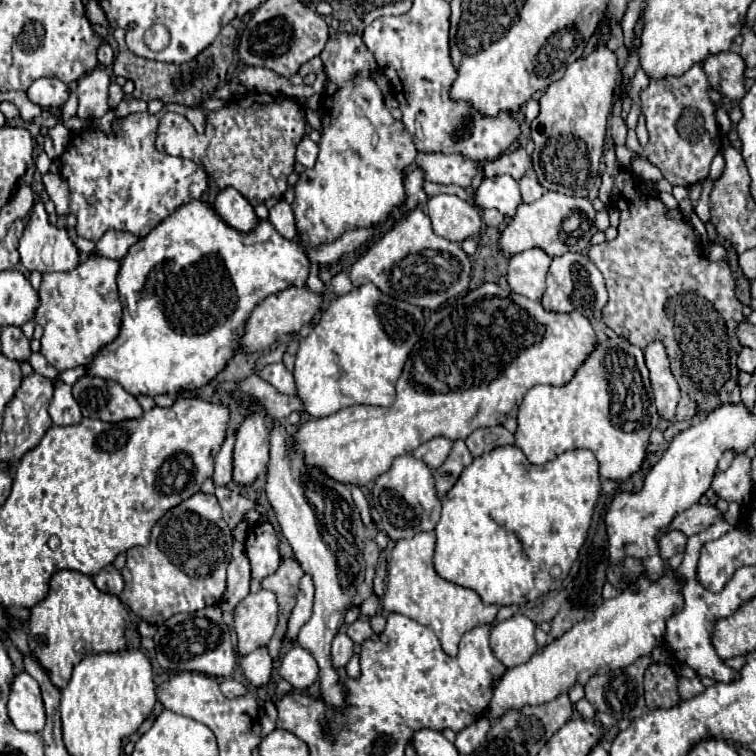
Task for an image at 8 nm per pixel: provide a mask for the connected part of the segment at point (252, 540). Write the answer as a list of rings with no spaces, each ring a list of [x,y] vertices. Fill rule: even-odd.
[[[269,521],[249,527],[245,551],[251,561],[251,577],[263,579],[277,571],[281,555],[279,555],[279,539]]]

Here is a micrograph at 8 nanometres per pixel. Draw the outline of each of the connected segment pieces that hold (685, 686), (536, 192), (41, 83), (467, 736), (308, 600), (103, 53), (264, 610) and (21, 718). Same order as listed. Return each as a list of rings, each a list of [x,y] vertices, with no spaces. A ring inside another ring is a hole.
[[[677,677],[677,691],[681,699],[691,699],[699,693],[703,693],[703,683],[699,679],[687,679],[687,677]]]
[[[523,177],[519,181],[519,185],[521,185],[523,203],[533,203],[533,201],[537,201],[545,193],[545,187],[537,179],[533,179],[533,177]]]
[[[37,79],[27,89],[27,97],[41,109],[61,107],[69,97],[69,89],[59,79]]]
[[[479,717],[473,725],[461,729],[457,733],[457,739],[455,739],[455,745],[457,745],[457,751],[463,753],[463,755],[469,755],[477,749],[477,745],[487,737],[487,731],[491,727],[491,721],[487,717]]]
[[[305,575],[301,579],[299,595],[297,595],[297,605],[295,605],[295,609],[293,609],[291,617],[289,617],[289,625],[287,625],[287,633],[285,633],[285,637],[289,641],[293,641],[293,643],[297,641],[299,629],[309,621],[309,617],[313,613],[313,591],[315,591],[313,581],[311,581],[309,575]]]
[[[101,43],[97,49],[97,57],[99,57],[99,65],[101,67],[109,67],[113,65],[113,49],[109,43]]]
[[[261,589],[259,593],[249,593],[237,607],[235,607],[235,623],[233,629],[237,633],[237,653],[243,657],[245,653],[255,651],[257,647],[263,647],[271,641],[273,631],[277,625],[277,599],[271,591]]]
[[[19,673],[11,685],[9,717],[19,731],[41,731],[45,727],[45,707],[37,681],[29,673]]]

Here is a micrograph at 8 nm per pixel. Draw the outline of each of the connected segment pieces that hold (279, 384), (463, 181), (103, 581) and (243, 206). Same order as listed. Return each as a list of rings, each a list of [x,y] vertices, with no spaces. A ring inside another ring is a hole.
[[[273,363],[273,365],[267,365],[265,369],[259,371],[259,377],[267,383],[271,383],[279,393],[285,393],[285,395],[295,395],[295,381],[293,381],[293,375],[285,369],[283,363]]]
[[[417,153],[417,167],[423,171],[423,179],[441,185],[459,185],[467,189],[477,173],[477,165],[461,155],[445,153]]]
[[[107,565],[105,569],[101,569],[99,575],[93,577],[93,581],[95,581],[97,589],[103,591],[103,593],[119,595],[123,591],[123,577],[121,577],[121,573],[113,565]]]
[[[221,189],[215,199],[215,209],[227,225],[239,231],[249,231],[257,223],[253,207],[241,197],[241,193],[237,193],[237,189]]]

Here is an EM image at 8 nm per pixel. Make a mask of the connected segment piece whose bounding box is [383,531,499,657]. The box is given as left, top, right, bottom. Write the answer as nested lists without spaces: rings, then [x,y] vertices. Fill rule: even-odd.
[[[423,531],[411,539],[401,539],[395,543],[387,565],[387,591],[383,595],[383,609],[387,613],[401,613],[429,629],[439,637],[443,651],[451,657],[457,653],[457,645],[465,631],[489,625],[495,621],[497,605],[483,605],[479,595],[473,589],[455,585],[437,575],[433,569],[433,549],[435,549],[435,533]]]

